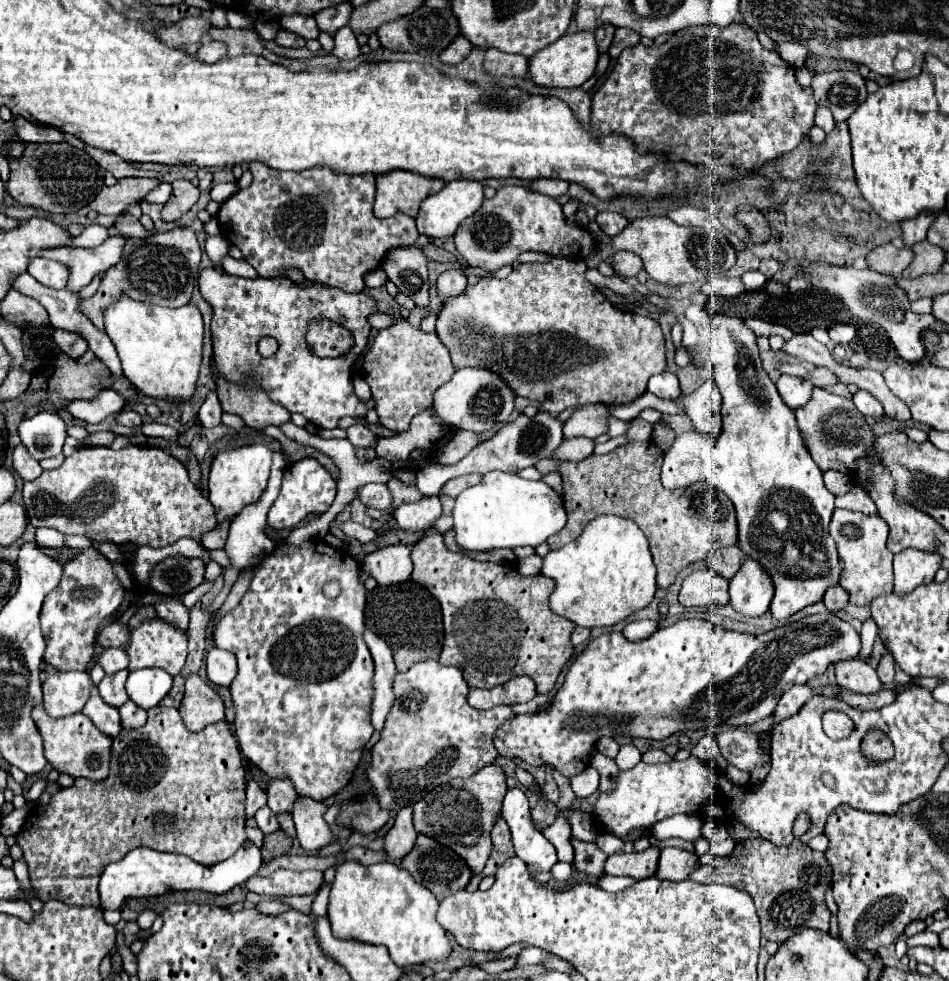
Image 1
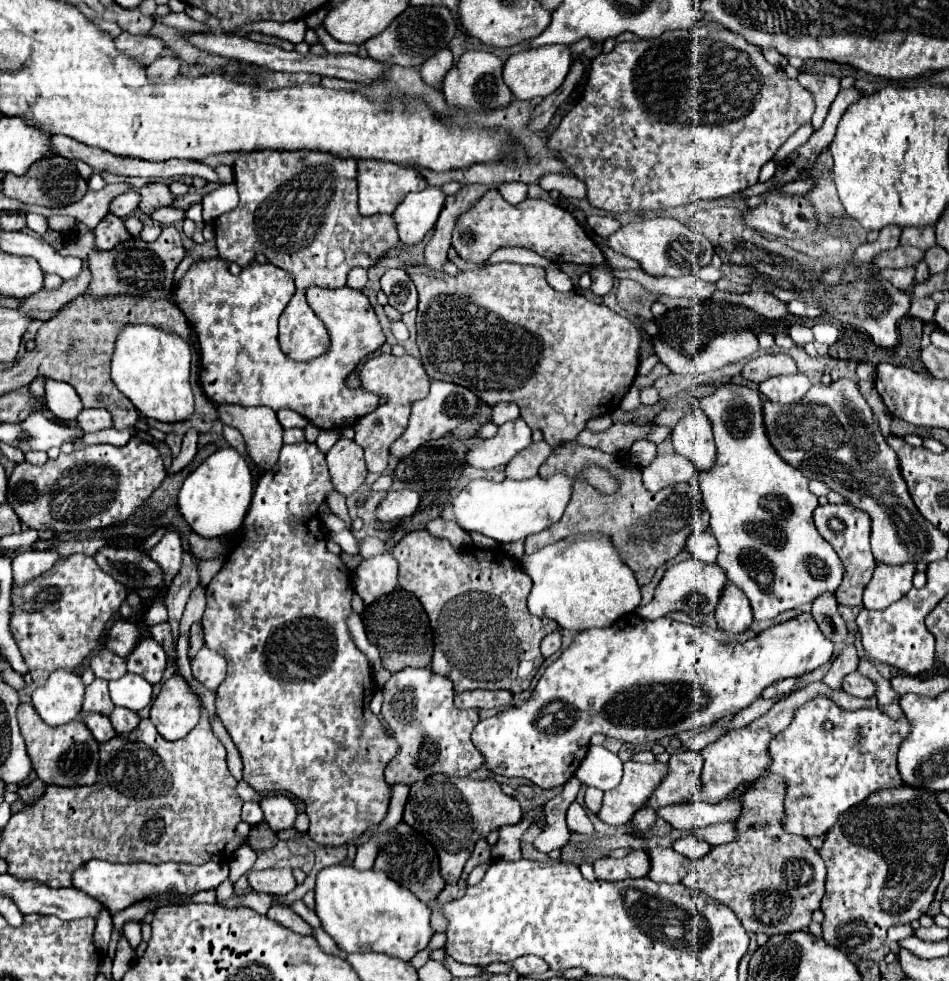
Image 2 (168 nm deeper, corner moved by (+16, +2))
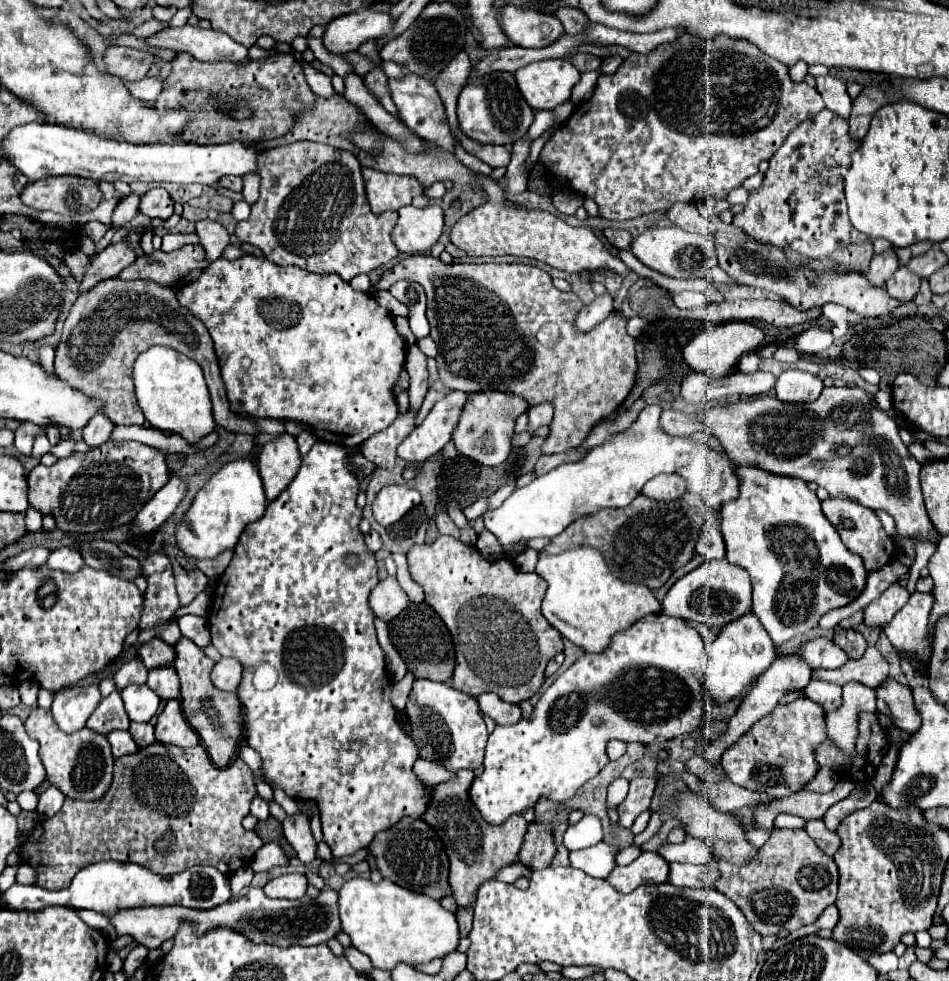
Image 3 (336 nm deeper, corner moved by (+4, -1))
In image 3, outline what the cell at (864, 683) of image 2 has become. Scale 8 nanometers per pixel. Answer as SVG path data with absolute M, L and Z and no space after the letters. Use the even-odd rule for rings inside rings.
M888 677L878 687L874 687L874 691L878 711L888 715L894 727L900 727L908 733L914 733L916 727L920 727L920 715L914 711L910 687L900 685L896 679Z

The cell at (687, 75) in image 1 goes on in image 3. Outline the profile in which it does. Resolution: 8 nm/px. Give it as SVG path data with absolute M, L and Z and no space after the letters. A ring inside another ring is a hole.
M682 33L676 41L656 47L652 53L630 55L628 59L624 59L624 63L618 67L618 71L602 75L598 79L592 99L582 103L576 109L576 115L572 115L570 121L566 121L560 129L556 129L552 139L544 145L544 149L540 153L540 161L548 167L550 175L566 179L574 191L578 191L580 195L592 197L598 203L602 217L624 221L624 219L634 219L634 217L654 213L654 211L668 211L678 201L698 203L708 197L726 199L732 189L742 187L742 183L750 175L758 173L760 161L770 159L780 149L780 145L786 141L786 137L800 123L818 115L822 109L824 109L824 101L820 99L820 93L816 91L816 87L810 87L804 81L794 83L788 77L788 67L784 67L784 63L764 55L754 43L748 43L746 39L730 39L728 35L718 35L716 39L704 39L696 33Z

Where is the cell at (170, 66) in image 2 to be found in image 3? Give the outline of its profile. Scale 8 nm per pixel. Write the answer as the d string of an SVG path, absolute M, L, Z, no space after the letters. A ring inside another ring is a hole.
M156 75L156 77L144 77L140 81L134 81L128 85L132 95L136 95L138 99L144 99L148 103L154 103L156 97L164 91L164 77Z

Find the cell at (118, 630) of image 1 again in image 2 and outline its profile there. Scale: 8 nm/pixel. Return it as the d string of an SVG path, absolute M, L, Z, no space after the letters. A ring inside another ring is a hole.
M120 620L112 626L108 640L106 640L106 648L124 658L124 656L128 656L128 652L132 652L132 648L136 648L136 640L140 640L140 636L142 636L142 632L136 624Z

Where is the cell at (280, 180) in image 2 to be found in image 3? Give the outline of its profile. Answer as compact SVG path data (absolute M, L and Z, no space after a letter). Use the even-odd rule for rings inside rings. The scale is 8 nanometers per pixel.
M296 141L292 145L266 149L256 157L260 183L260 197L252 205L252 213L246 221L236 225L236 237L242 243L252 243L264 251L264 255L276 265L296 265L312 273L336 273L344 281L360 273L370 273L398 257L398 249L392 241L392 231L398 221L396 211L374 215L366 201L362 165L350 151L334 149L330 145Z

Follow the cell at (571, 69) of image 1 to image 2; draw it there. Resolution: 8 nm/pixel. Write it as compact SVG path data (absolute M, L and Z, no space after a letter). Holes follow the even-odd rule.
M542 46L536 50L522 50L518 54L512 54L504 64L504 82L510 88L510 92L518 100L532 100L536 96L548 96L554 90L558 90L570 70L572 58L568 54L568 46Z

